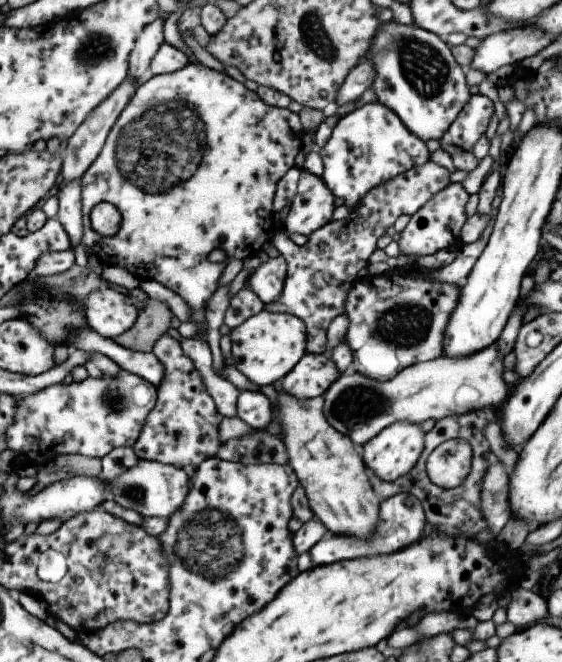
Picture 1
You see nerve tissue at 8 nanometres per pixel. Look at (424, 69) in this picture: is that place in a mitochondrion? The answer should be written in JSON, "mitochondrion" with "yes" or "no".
{"mitochondrion":"yes"}

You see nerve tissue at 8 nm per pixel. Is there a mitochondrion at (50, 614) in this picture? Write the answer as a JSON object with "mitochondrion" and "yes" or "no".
{"mitochondrion":"no"}

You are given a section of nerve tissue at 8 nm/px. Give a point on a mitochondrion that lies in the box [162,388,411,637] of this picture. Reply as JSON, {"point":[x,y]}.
{"point":[209,543]}

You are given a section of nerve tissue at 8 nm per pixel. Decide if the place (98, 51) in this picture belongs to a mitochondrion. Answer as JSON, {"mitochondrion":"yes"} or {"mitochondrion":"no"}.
{"mitochondrion":"yes"}

